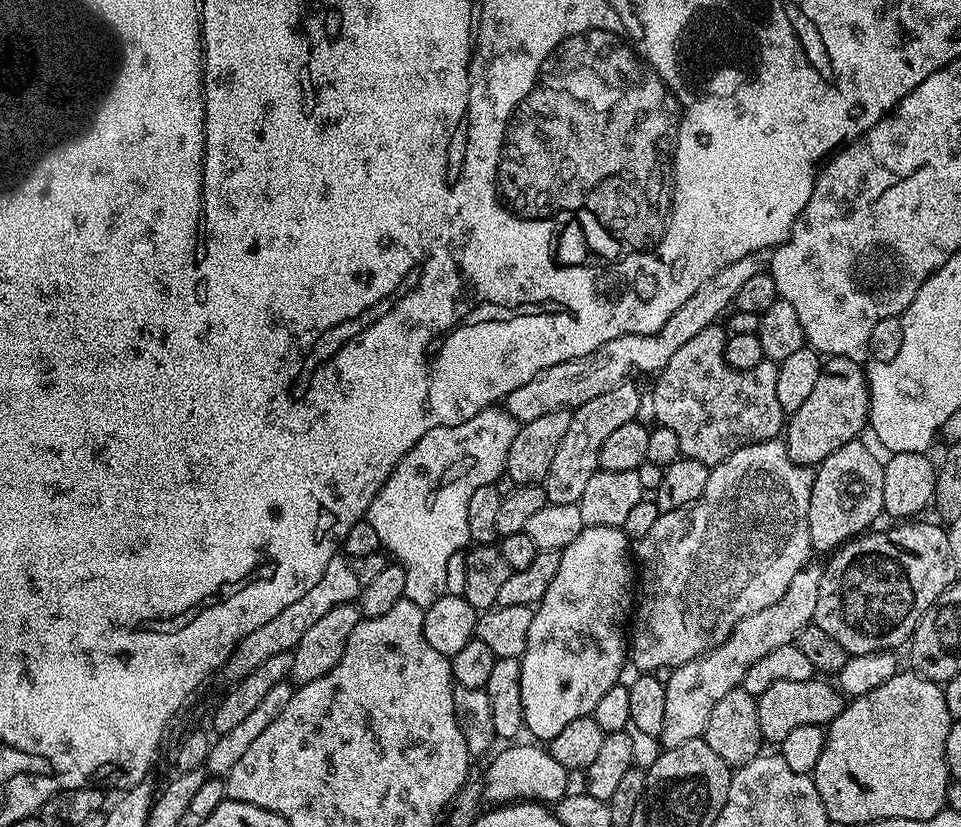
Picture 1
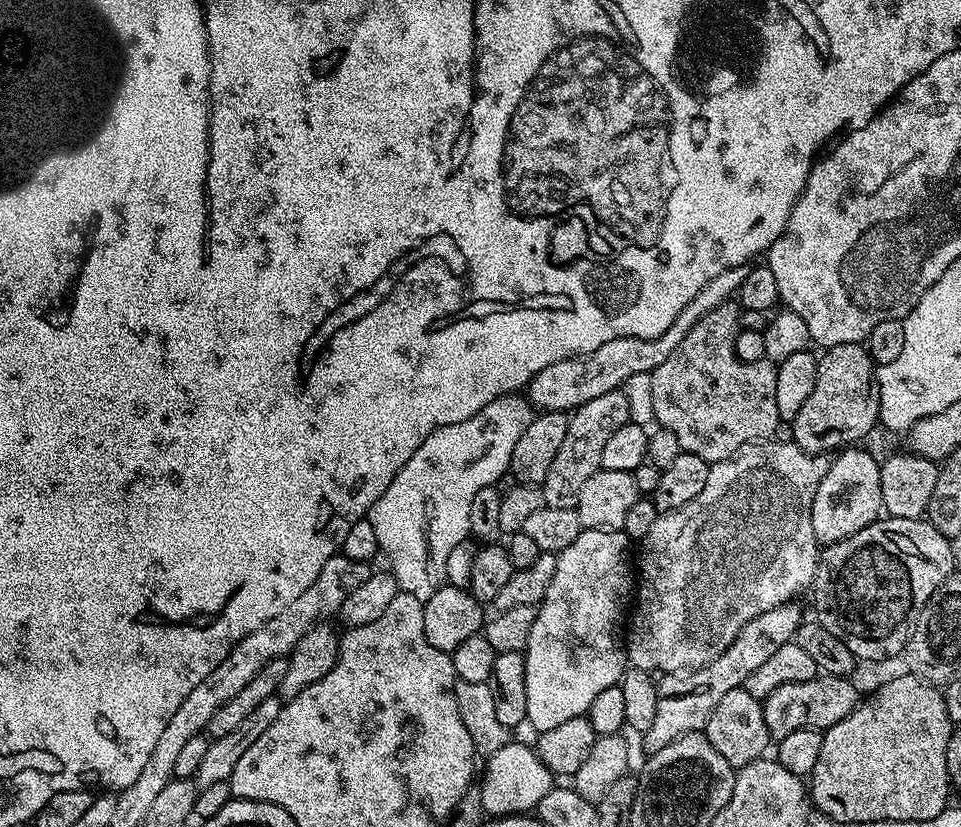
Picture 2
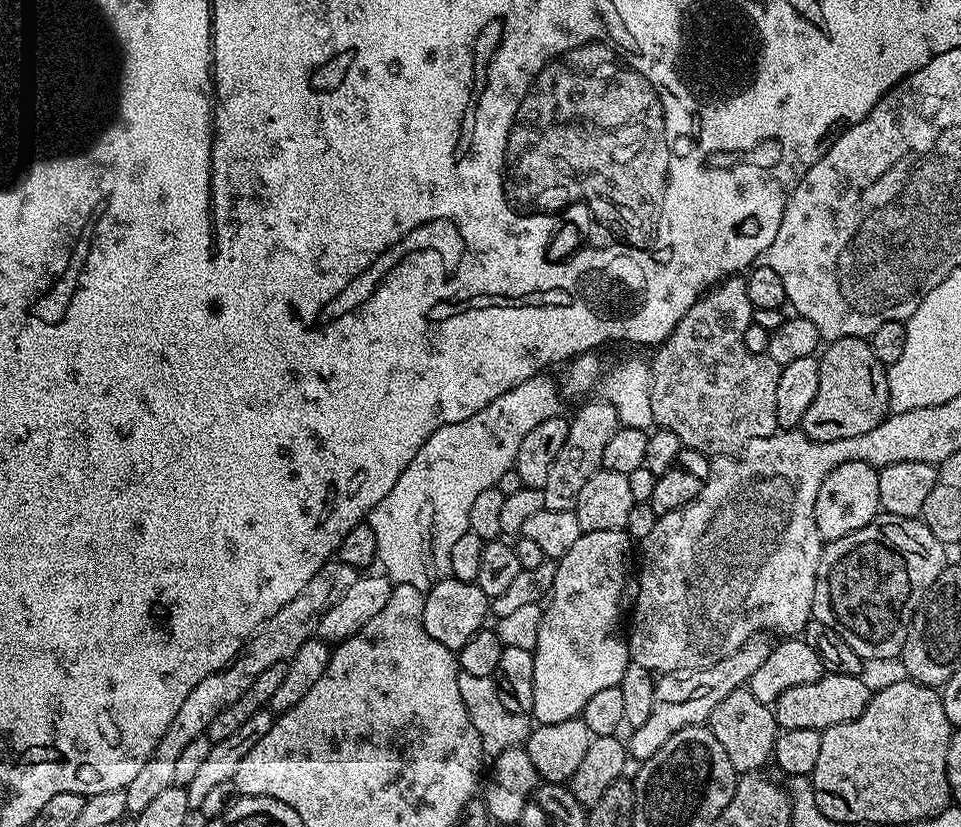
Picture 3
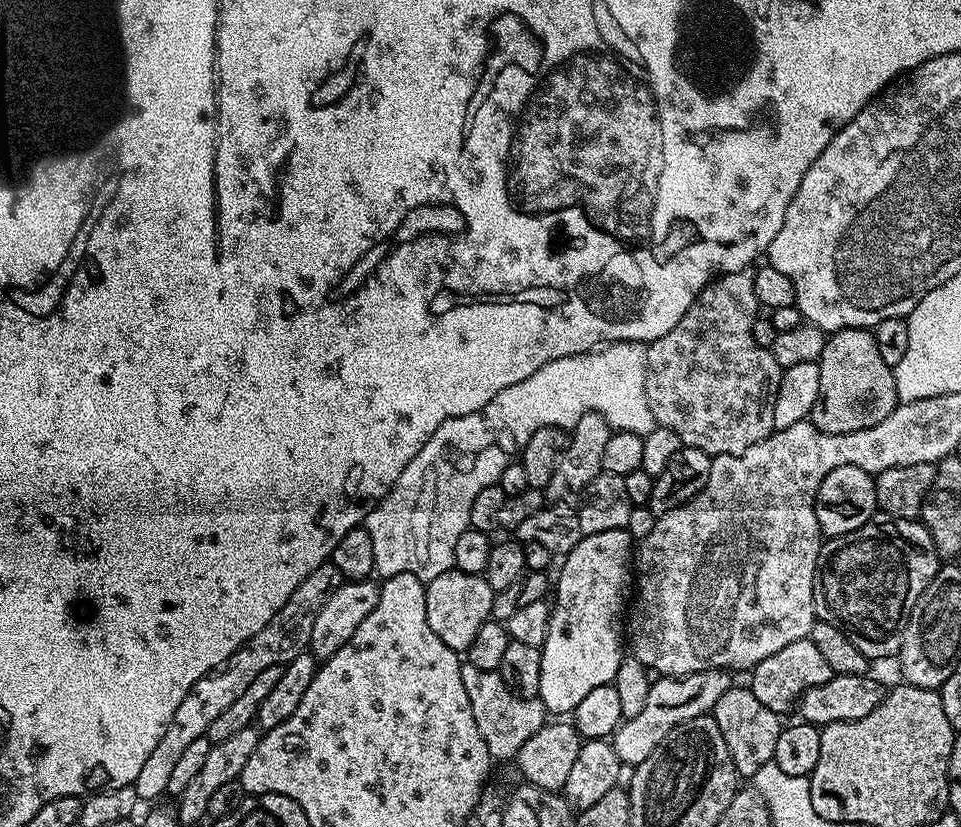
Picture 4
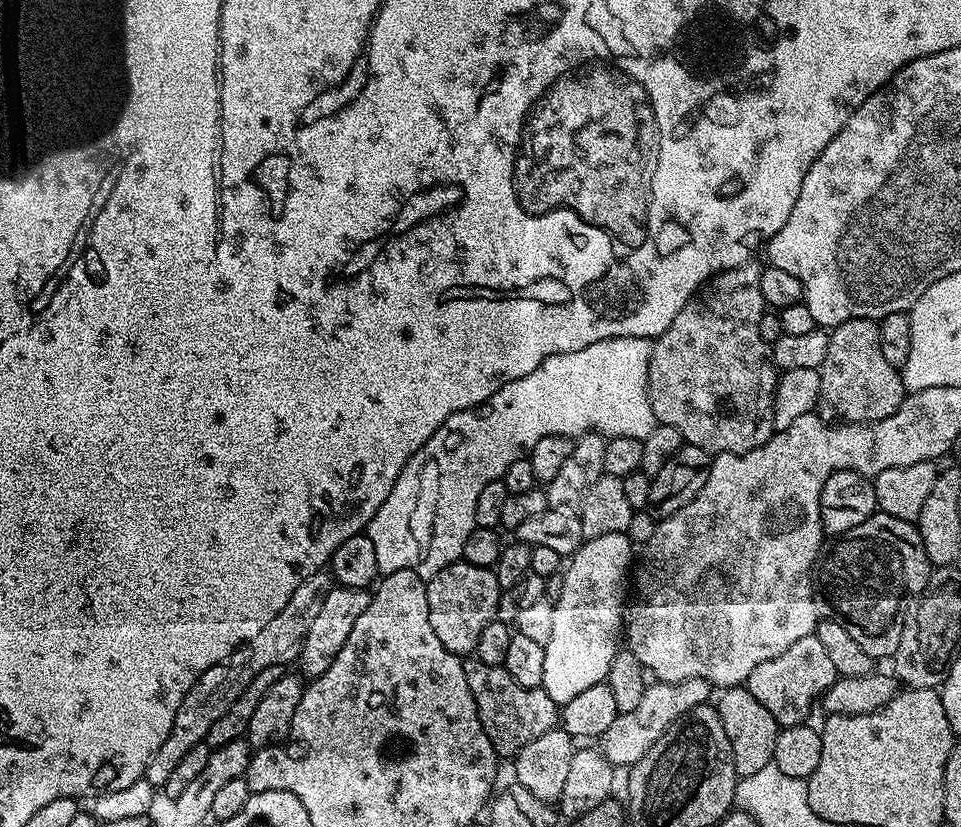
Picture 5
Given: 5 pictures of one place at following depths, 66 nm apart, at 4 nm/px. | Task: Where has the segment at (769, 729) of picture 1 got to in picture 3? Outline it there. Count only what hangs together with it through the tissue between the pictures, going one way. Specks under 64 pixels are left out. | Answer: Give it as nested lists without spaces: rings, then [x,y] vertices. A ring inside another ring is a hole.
[[[830,672],[814,682],[806,682],[806,686],[794,686],[794,690],[786,690],[786,694],[779,696],[774,705],[776,723],[783,730],[801,728],[823,732],[825,728],[858,718],[858,714],[866,710],[872,694],[873,691],[867,688],[859,675]]]

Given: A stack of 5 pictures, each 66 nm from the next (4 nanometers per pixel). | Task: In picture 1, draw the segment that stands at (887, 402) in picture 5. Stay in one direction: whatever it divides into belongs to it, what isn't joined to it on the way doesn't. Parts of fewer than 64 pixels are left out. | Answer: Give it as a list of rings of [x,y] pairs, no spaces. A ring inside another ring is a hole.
[[[834,356],[823,361],[818,382],[814,390],[806,397],[806,402],[798,406],[796,412],[791,413],[786,420],[786,443],[788,453],[795,464],[818,466],[834,450],[846,446],[851,440],[857,439],[860,431],[867,429],[868,423],[868,374],[867,371],[852,356]]]

